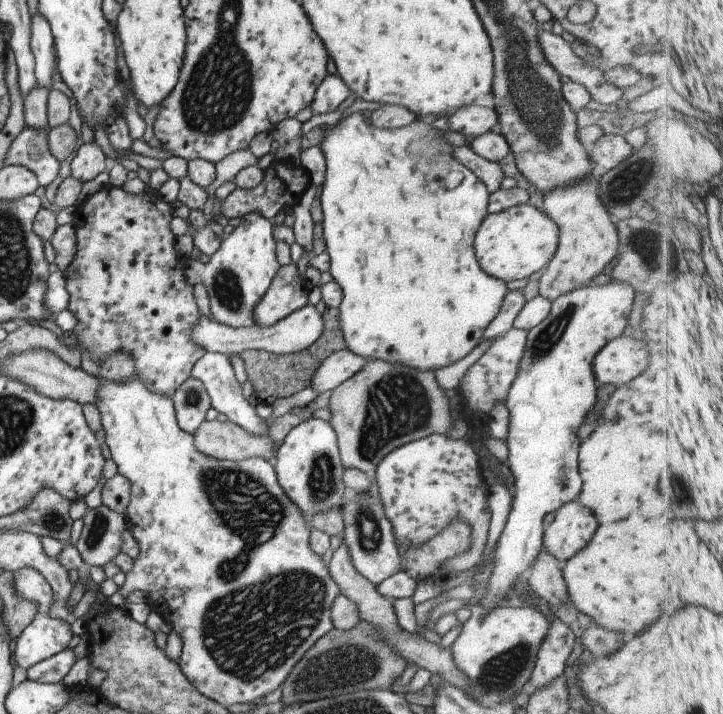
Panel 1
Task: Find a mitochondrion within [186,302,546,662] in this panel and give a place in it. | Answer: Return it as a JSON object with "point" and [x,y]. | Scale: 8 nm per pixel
{"point":[396,407]}

